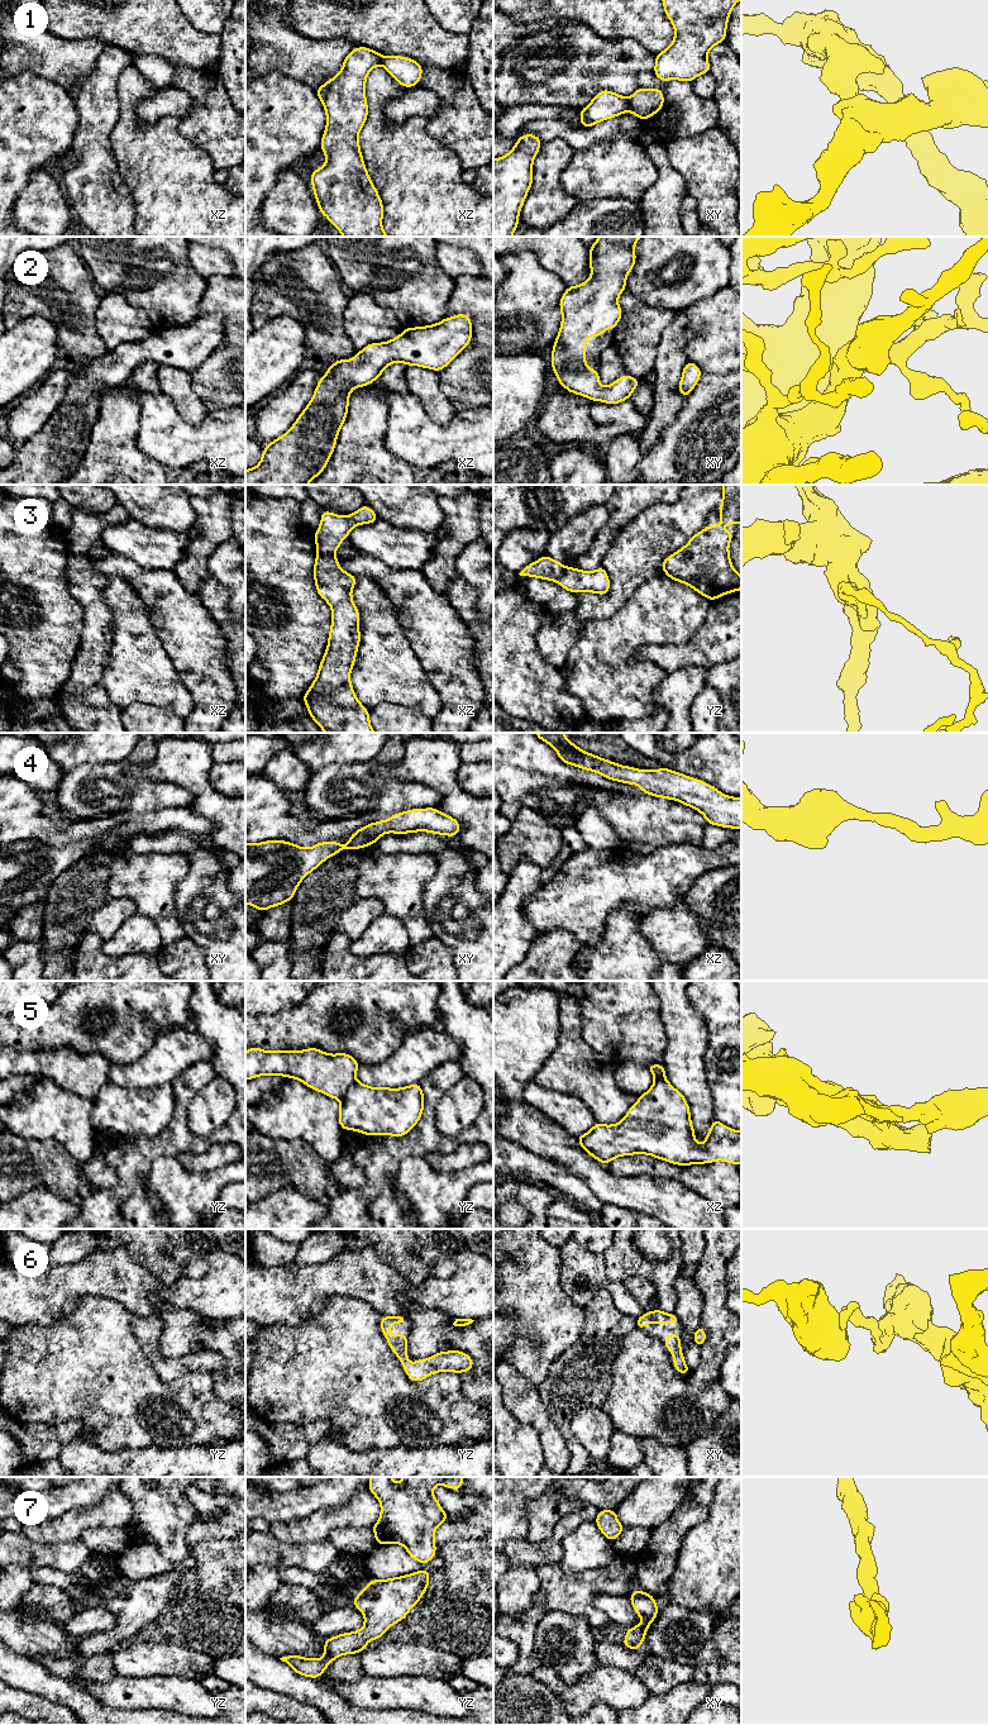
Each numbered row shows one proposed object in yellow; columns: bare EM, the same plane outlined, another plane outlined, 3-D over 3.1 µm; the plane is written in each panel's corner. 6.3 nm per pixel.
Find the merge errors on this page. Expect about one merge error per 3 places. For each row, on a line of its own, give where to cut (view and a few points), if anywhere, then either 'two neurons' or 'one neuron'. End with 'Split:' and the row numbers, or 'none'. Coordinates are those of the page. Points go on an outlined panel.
1: cut in xy along (628, 99), (630, 110); two neurons
2: no cut; one neuron
3: cut in xz along (318, 552), (333, 554); two neurons
4: no cut; one neuron
5: cut in yz along (356, 1080), (339, 1100); two neurons
6: no cut; one neuron
7: no cut; one neuron
Split: 1, 3, 5

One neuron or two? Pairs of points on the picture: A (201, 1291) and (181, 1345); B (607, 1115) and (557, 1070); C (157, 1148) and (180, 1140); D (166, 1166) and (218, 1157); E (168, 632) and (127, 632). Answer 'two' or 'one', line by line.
A: two
B: one
C: one
D: two
E: two

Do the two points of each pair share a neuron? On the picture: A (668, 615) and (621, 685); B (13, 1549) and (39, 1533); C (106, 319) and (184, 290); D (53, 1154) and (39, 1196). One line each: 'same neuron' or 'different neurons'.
A: same neuron
B: different neurons
C: different neurons
D: different neurons

